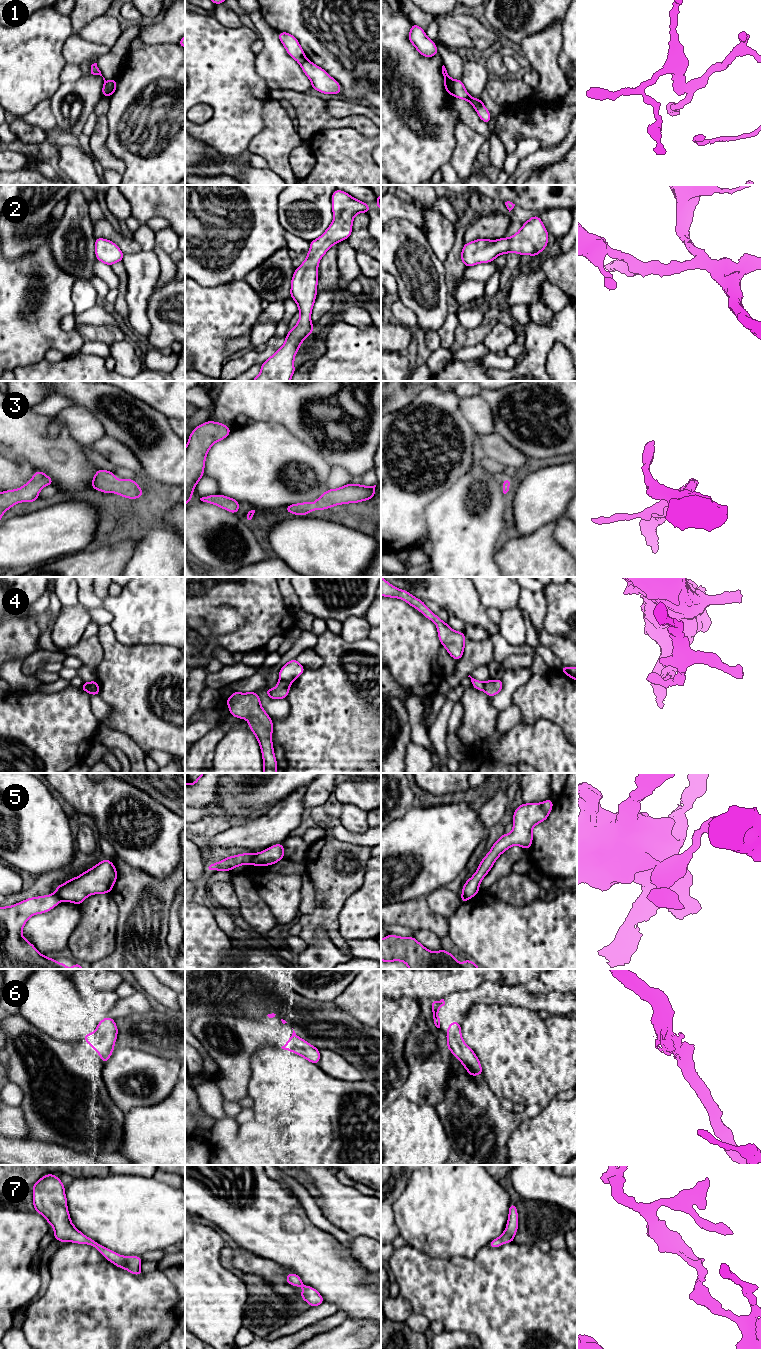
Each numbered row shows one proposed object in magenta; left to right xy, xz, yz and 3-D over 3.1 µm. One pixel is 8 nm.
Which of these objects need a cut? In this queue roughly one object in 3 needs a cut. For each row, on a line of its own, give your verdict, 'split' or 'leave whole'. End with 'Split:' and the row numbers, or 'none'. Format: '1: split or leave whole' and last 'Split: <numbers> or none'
1: split
2: leave whole
3: leave whole
4: split
5: split
6: leave whole
7: leave whole
Split: 1, 4, 5

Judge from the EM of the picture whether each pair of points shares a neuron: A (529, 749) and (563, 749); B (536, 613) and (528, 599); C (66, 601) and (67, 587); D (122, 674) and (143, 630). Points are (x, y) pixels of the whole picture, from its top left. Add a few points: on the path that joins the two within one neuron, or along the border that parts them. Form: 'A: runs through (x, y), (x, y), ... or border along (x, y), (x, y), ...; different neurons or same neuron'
A: runs through (537, 749), (555, 749); same neuron
B: runs through (536, 610), (536, 607), (531, 602); same neuron
C: runs through (67, 598), (67, 590); same neuron
D: border along (120, 642), (126, 645), (160, 644); different neurons

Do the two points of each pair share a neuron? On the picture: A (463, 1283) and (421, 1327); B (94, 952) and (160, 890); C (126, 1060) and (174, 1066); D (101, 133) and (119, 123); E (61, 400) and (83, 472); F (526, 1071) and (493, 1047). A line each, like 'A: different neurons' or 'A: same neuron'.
A: different neurons
B: different neurons
C: same neuron
D: different neurons
E: different neurons
F: same neuron

